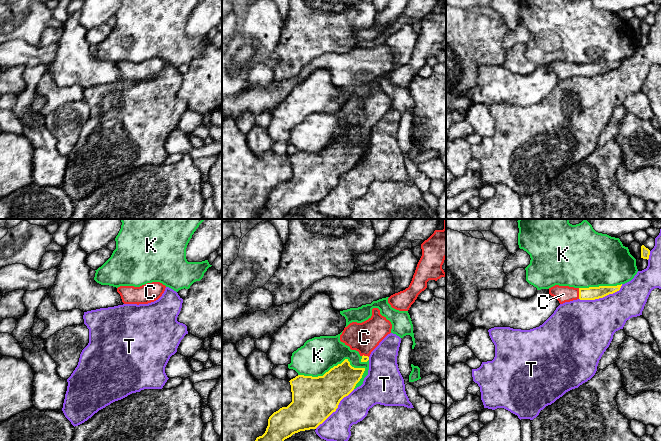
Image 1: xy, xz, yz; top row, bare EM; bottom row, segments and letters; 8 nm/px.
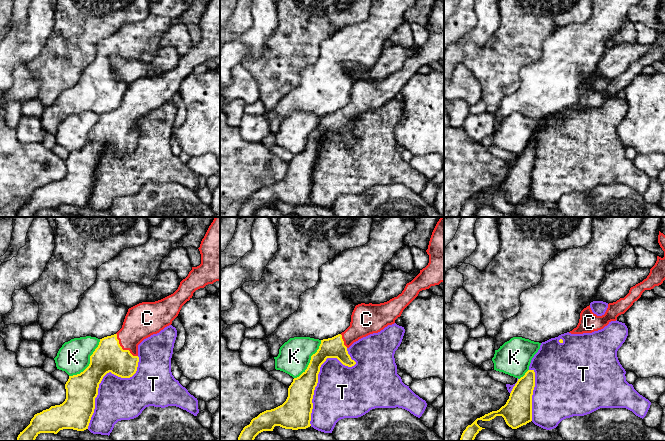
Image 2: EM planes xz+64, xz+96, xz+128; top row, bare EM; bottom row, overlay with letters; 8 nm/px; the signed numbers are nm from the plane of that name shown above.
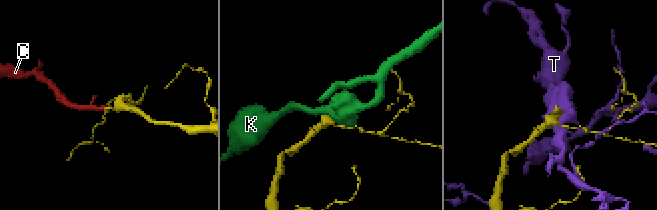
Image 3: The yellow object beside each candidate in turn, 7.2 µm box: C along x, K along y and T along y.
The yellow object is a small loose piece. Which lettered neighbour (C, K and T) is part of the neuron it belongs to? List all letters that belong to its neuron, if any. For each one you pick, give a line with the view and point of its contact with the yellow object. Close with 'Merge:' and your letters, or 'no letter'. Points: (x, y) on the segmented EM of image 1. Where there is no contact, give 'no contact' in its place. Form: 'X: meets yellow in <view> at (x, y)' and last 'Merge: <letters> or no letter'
C: meets yellow in yz at (579, 293)
Merge: C

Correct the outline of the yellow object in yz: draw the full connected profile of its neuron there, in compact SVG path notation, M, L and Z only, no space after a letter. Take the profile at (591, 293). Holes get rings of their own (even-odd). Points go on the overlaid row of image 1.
M555 285L549 288L549 294L555 297L560 304L573 300L595 300L613 294L620 290L621 285L599 286L589 288L574 288L569 286Z

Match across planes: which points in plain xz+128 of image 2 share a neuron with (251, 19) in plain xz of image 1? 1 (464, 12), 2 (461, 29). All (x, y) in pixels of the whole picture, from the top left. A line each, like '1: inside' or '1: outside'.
1: outside
2: outside

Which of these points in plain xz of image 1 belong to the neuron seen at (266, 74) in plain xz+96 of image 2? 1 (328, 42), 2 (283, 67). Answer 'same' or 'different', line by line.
1: same
2: same

